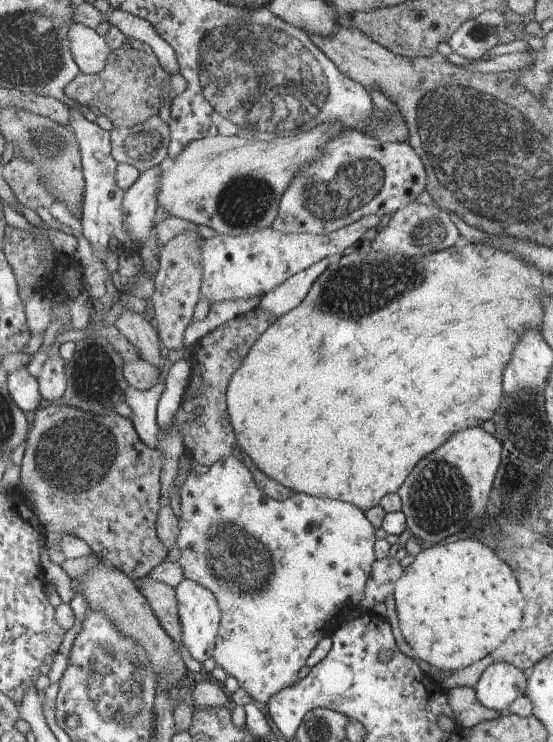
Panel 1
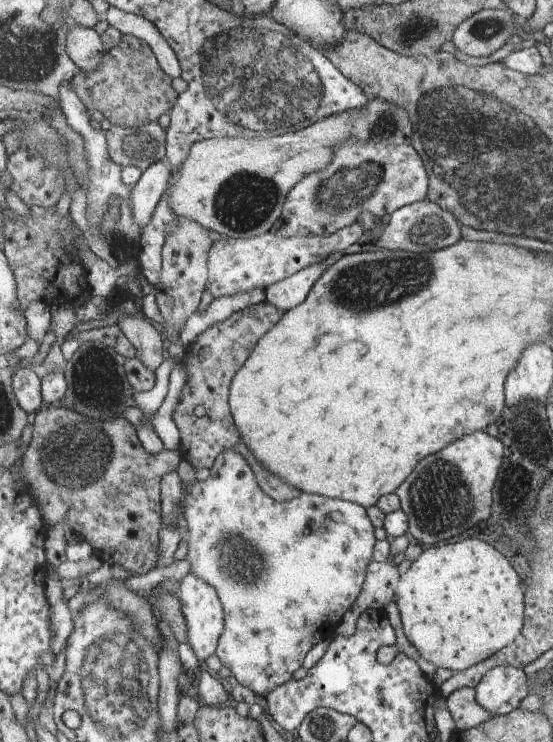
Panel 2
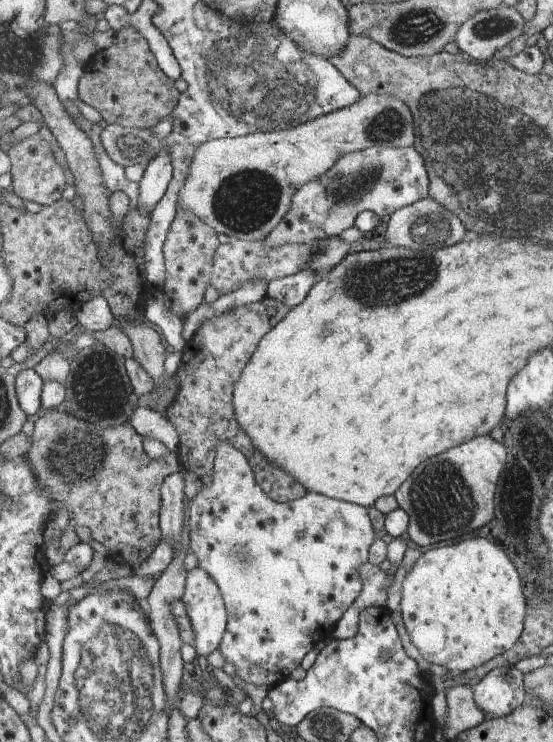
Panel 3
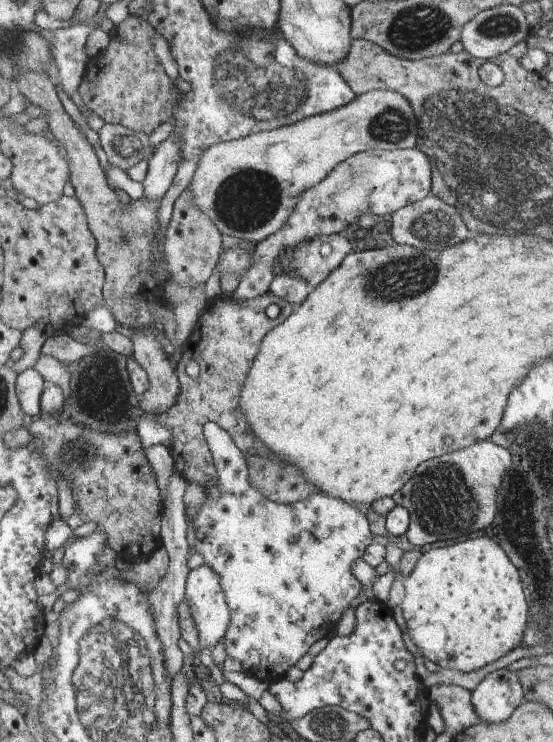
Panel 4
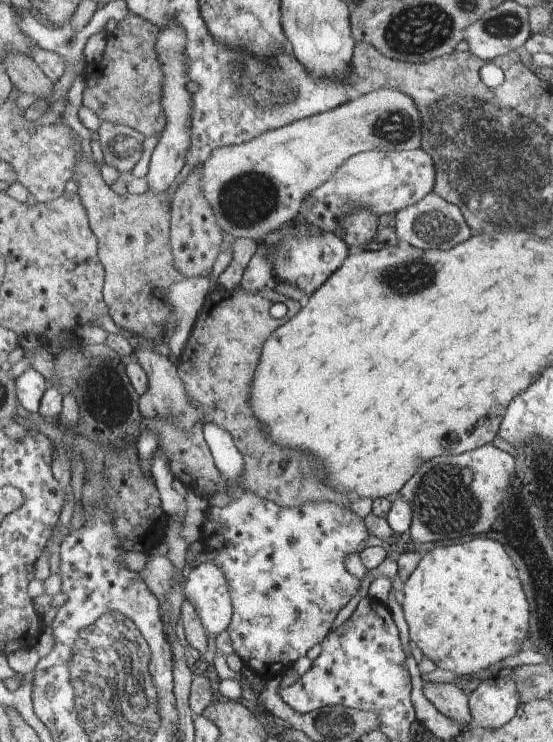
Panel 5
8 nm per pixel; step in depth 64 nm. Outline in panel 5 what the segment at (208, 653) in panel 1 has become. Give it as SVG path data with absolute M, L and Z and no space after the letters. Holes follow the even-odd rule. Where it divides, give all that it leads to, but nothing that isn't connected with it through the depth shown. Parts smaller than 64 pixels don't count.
M206 559L194 565L185 582L185 593L202 617L209 636L228 630L234 616L234 601L227 572L217 562Z

